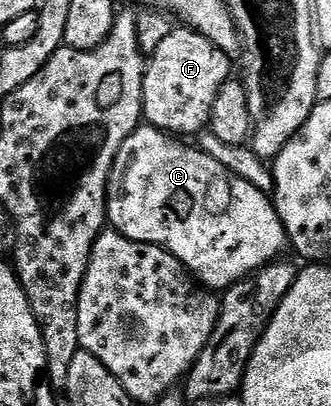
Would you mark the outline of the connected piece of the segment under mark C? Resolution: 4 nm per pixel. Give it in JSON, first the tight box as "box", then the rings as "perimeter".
{"box":[105,124,289,292],"perimeter":[[[148,124],[138,126],[134,134],[127,136],[127,140],[123,140],[123,144],[115,156],[113,175],[109,178],[109,187],[105,197],[107,222],[112,229],[118,230],[123,236],[127,236],[127,240],[163,247],[167,252],[171,252],[171,256],[178,258],[186,270],[202,286],[214,292],[224,292],[230,286],[234,286],[239,280],[243,280],[247,275],[253,274],[257,270],[262,270],[264,266],[269,265],[271,262],[278,261],[284,255],[281,253],[287,250],[289,246],[289,237],[283,228],[283,220],[279,216],[277,207],[273,205],[273,199],[270,195],[265,194],[259,188],[255,188],[255,184],[247,184],[247,180],[235,176],[235,172],[223,168],[223,164],[219,164],[219,160],[211,160],[211,156],[207,156],[196,145],[184,146],[181,142],[184,141],[178,140],[174,135],[167,134],[163,130],[157,130],[154,126]]]}

